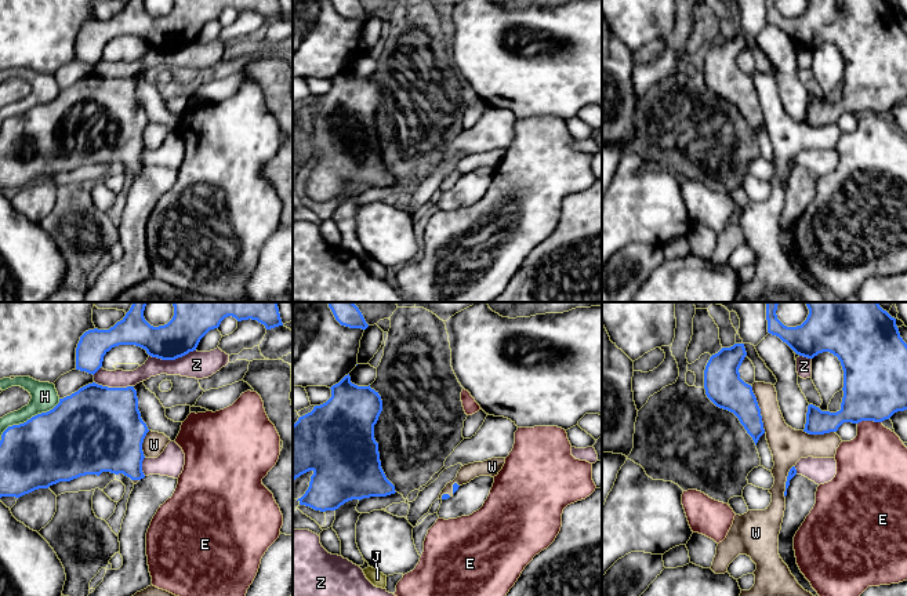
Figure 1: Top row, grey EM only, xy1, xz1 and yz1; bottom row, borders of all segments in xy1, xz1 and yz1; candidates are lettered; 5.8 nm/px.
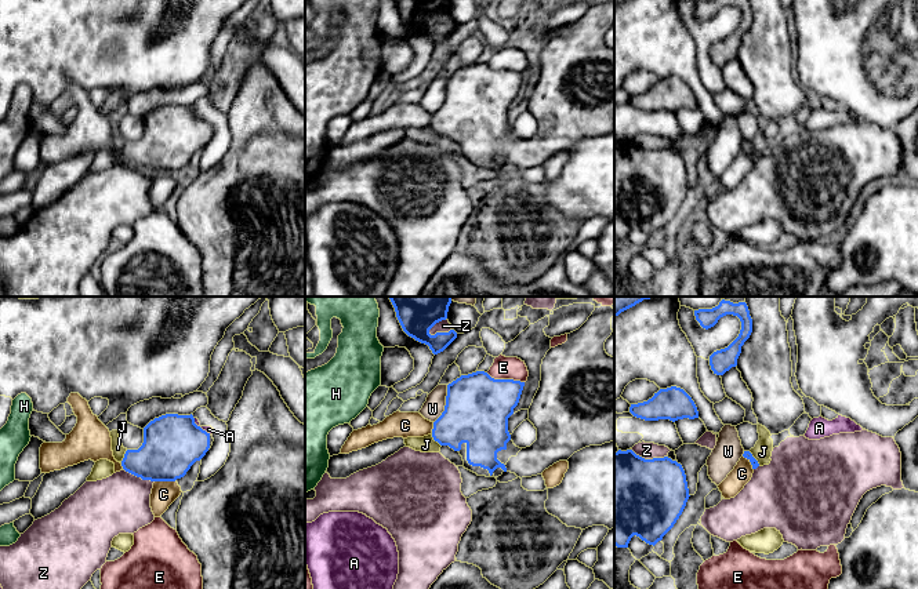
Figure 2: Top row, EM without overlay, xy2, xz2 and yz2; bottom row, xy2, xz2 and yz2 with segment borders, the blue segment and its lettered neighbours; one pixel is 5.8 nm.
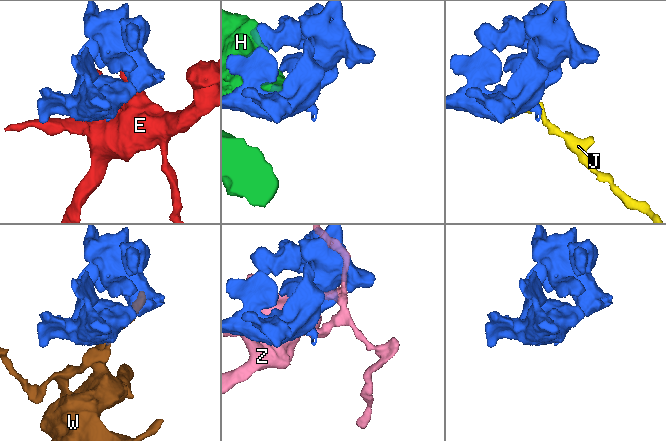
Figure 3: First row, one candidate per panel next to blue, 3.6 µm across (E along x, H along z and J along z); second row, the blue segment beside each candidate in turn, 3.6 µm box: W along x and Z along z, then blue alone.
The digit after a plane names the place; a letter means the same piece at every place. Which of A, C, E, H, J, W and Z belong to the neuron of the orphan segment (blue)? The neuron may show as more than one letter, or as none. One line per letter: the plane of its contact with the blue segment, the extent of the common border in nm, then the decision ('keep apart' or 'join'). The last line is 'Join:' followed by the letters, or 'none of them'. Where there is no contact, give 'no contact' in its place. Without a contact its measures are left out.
A: xy2 | 140 nm | keep apart
C: xy2 | 120 nm | keep apart
E: xz2 | 240 nm | keep apart
H: xy1 | 420 nm | keep apart
J: yz2 | 110 nm | keep apart
W: yz1 | 300 nm | join
Z: xy1 | 280 nm | keep apart
Join: W

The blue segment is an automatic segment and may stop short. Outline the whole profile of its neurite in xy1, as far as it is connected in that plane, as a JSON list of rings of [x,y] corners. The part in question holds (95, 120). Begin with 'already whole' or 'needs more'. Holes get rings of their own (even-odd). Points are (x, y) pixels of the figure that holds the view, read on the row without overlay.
needs more | [[[95,73],[59,90],[50,102],[8,117],[0,131],[0,189],[19,189],[39,179],[80,167],[123,164],[134,175],[145,168],[144,149],[157,149],[170,128],[152,123],[141,109],[134,77],[108,79]]]

